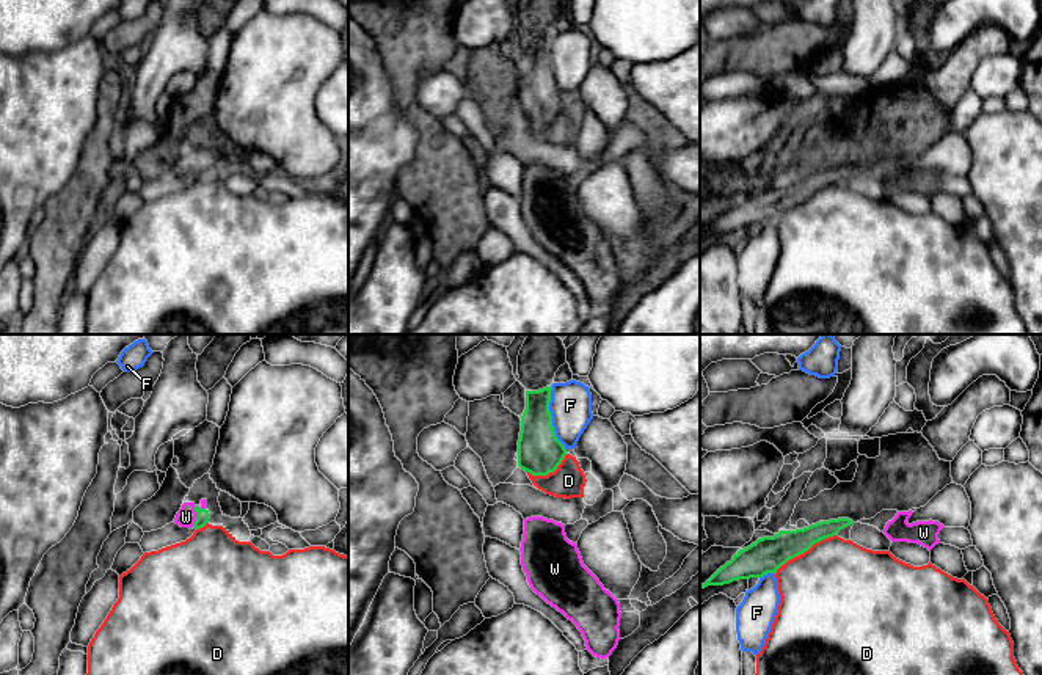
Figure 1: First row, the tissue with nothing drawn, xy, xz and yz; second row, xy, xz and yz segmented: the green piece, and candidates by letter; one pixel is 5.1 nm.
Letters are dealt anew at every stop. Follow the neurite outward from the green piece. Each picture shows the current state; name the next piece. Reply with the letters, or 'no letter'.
W

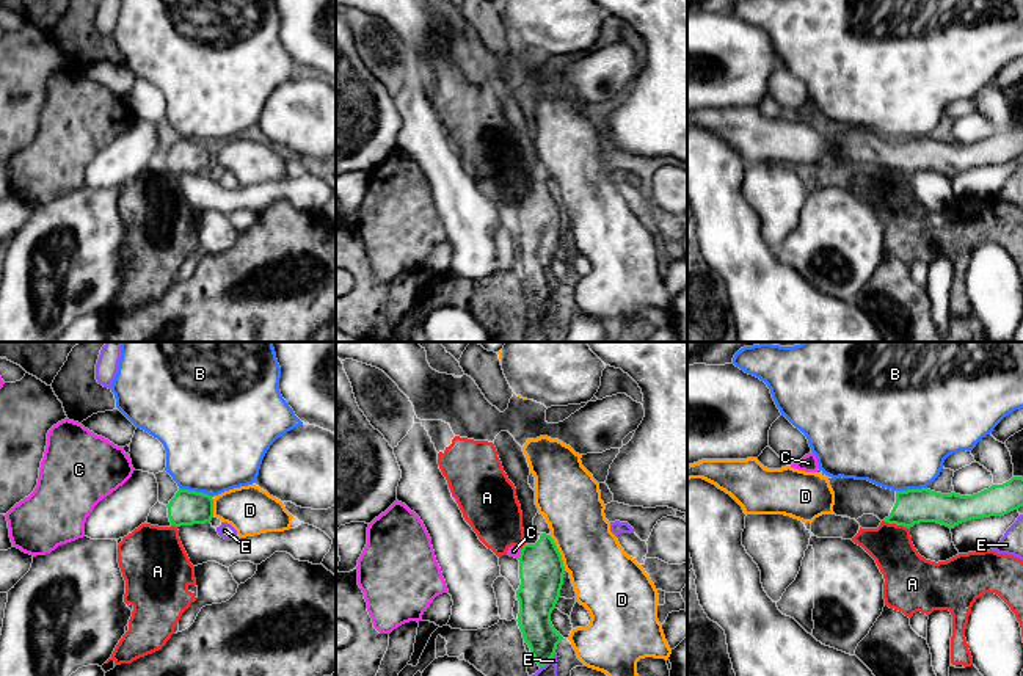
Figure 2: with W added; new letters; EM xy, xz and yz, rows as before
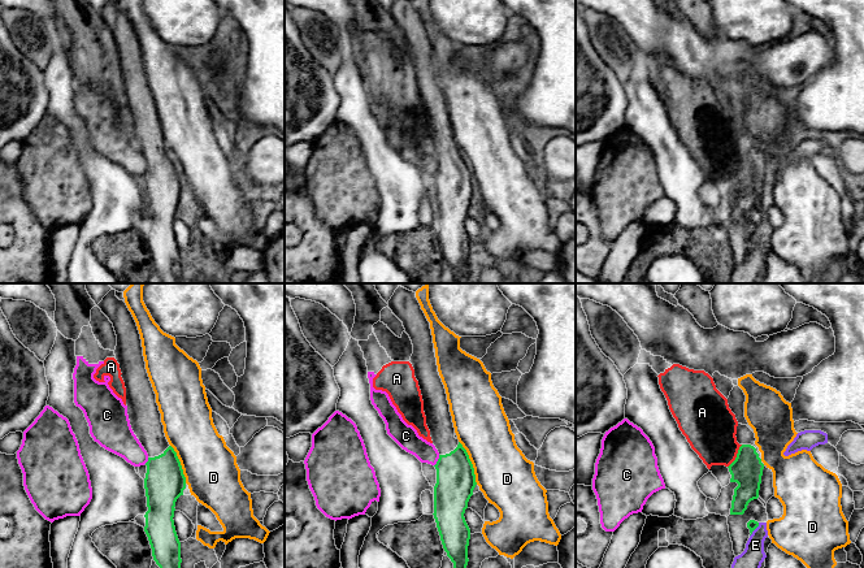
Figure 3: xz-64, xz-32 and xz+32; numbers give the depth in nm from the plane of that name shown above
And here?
no letter

